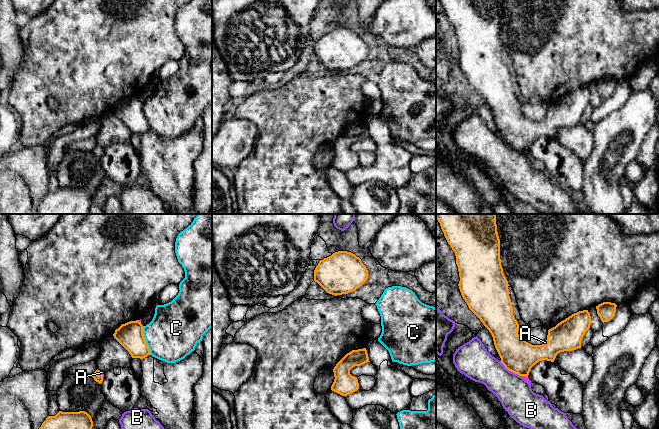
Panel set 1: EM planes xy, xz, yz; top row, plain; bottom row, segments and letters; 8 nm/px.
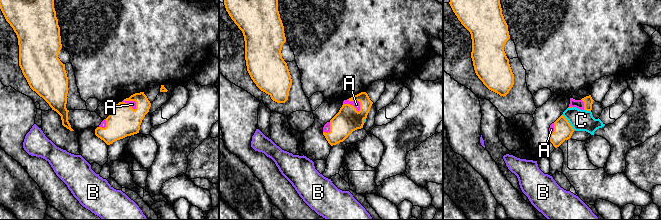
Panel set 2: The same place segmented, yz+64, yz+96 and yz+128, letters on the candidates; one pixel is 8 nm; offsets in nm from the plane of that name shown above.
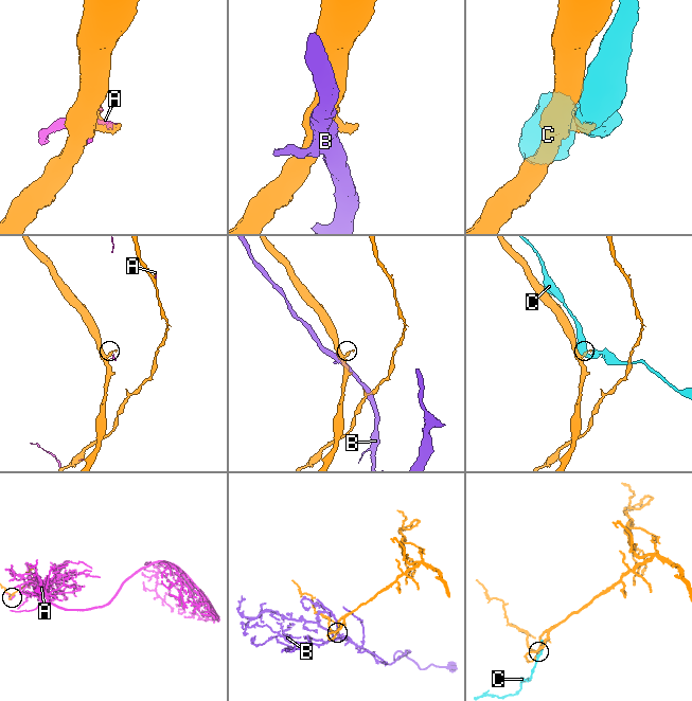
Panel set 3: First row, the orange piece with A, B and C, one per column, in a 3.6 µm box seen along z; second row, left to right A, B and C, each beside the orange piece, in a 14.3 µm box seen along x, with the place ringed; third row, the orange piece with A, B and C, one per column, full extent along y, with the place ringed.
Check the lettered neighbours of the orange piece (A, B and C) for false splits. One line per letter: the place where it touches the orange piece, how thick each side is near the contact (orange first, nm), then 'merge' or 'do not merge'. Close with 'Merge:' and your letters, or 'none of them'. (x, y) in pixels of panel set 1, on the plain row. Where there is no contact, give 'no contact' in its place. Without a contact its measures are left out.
A: contact yz (546, 119); calibres 280 and 20 nm; merge
B: contact yz (511, 147); calibres 280 and 280 nm; do not merge
C: contact xy (144, 116); calibres 200 and 400 nm; do not merge
Merge: A

